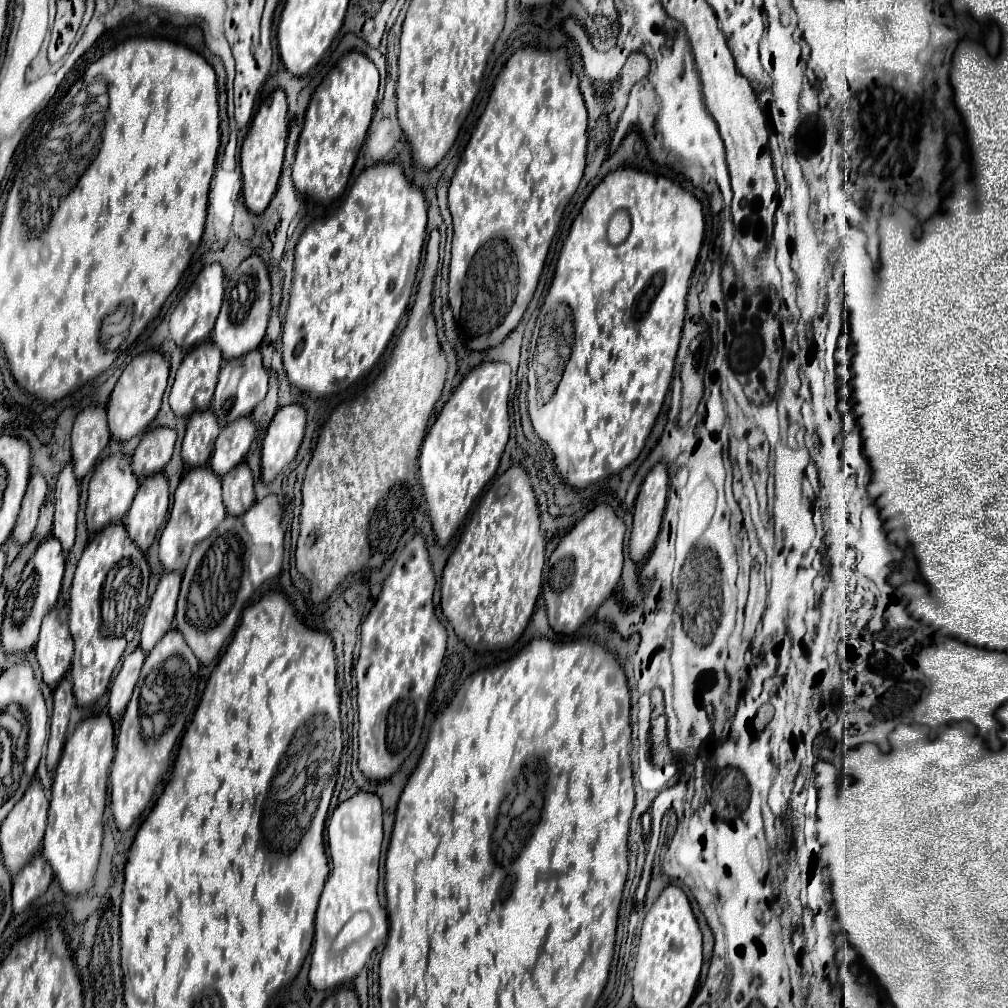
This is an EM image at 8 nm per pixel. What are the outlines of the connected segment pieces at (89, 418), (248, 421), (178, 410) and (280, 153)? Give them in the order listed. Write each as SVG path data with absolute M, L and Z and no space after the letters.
M90 405L82 409L72 427L72 463L78 479L82 479L94 467L108 439L110 431L104 407Z
M242 417L236 419L234 423L228 423L214 445L212 457L210 457L210 467L216 475L226 475L226 471L234 469L248 453L252 439L256 433L256 425L252 417Z
M206 341L206 343L200 343L198 347L194 347L184 359L182 359L182 365L176 373L176 379L174 379L174 385L172 385L172 391L170 391L170 407L176 415L180 417L190 417L190 413L194 411L202 411L210 405L212 401L212 395L214 395L214 387L216 387L216 381L218 381L218 371L220 371L220 365L222 365L222 353L218 351L218 347L212 343L212 341Z
M276 89L260 105L258 113L254 115L250 131L240 151L240 167L242 167L242 177L244 177L244 201L252 213L262 213L268 207L276 191L276 183L282 171L282 161L284 161L286 137L288 137L288 103L286 103L284 91Z

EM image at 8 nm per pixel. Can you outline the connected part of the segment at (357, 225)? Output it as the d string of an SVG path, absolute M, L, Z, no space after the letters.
M398 161L364 169L334 215L312 221L294 249L294 281L282 333L282 359L288 381L314 397L332 395L368 373L384 353L404 315L420 265L426 235L426 199L406 179Z

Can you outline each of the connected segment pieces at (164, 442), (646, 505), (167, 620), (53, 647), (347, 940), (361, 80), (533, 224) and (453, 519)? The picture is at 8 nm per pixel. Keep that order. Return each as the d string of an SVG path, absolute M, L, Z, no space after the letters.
M158 427L148 431L132 455L134 475L148 477L154 473L162 473L164 465L172 457L174 443L176 443L176 431L170 427Z
M656 463L648 471L634 505L634 527L630 537L630 557L634 561L642 561L656 541L666 505L666 493L668 473L664 463Z
M170 571L160 577L142 625L142 639L140 639L142 651L148 653L158 643L158 639L172 627L180 581L182 575L178 571Z
M54 607L42 621L42 629L36 643L36 657L48 687L56 687L58 679L70 667L74 643L68 631L68 611L64 607Z
M356 793L340 803L328 823L332 871L316 909L316 933L310 961L310 985L330 989L350 981L366 965L378 943L386 941L388 919L378 903L378 861L382 845L382 803L374 793Z
M358 51L346 53L316 87L306 109L304 127L292 165L292 181L300 193L322 203L332 203L344 193L352 165L370 127L376 107L376 93L378 69L364 53Z
M520 47L516 49L506 65L502 67L500 75L494 81L490 99L486 103L484 113L480 115L470 141L460 157L460 163L456 167L456 173L452 177L452 183L448 187L448 207L452 213L453 239L452 239L452 263L450 263L450 307L456 319L456 325L464 337L464 341L470 345L470 349L484 351L492 345L498 345L506 339L506 335L518 325L522 319L534 291L538 285L538 279L544 269L544 261L552 243L552 237L558 229L558 223L562 219L562 213L570 201L570 197L576 193L578 183L584 173L584 163L586 163L586 107L582 93L578 89L578 77L572 73L568 59L566 59L566 49L536 49L536 47Z
M482 363L474 367L444 403L420 447L420 481L434 533L440 545L456 533L472 503L494 477L510 435L508 421L510 367Z

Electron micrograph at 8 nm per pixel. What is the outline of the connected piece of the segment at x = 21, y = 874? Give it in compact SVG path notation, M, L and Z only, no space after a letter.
M38 853L34 859L18 871L12 879L12 909L14 913L22 913L34 899L38 899L52 881L52 869L46 859Z

